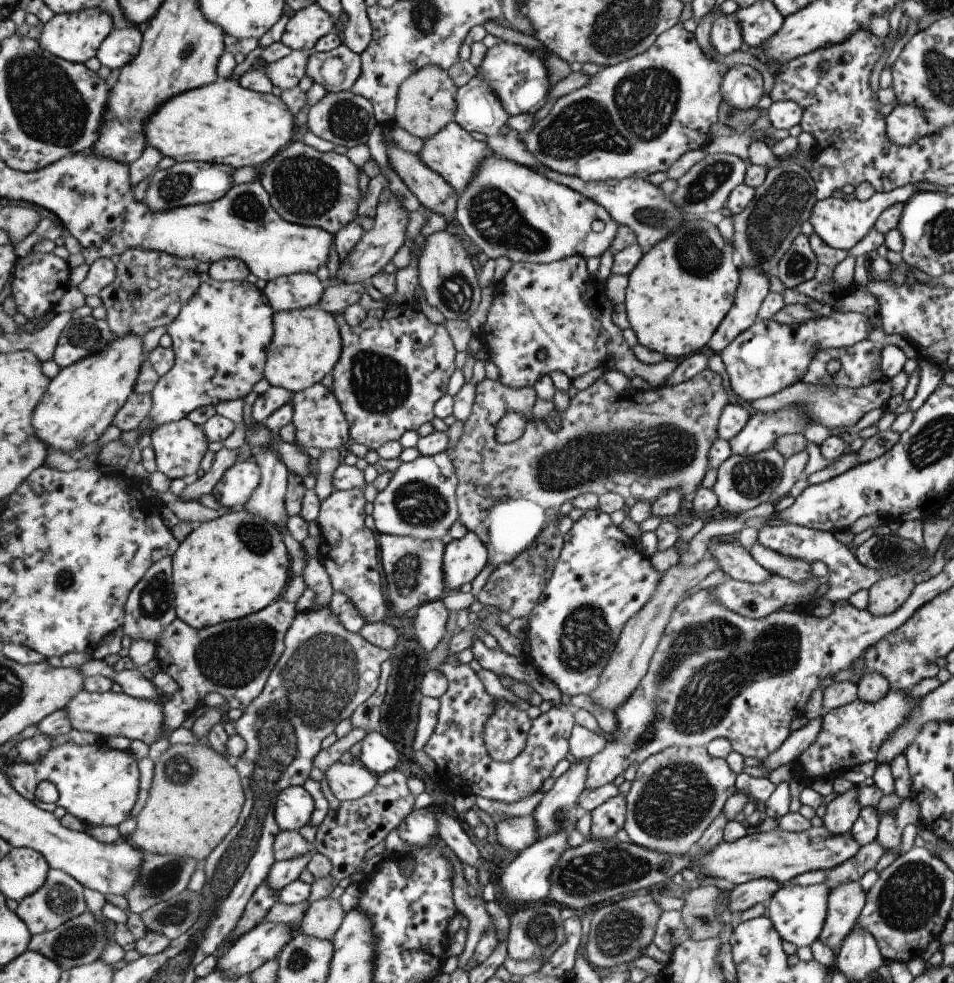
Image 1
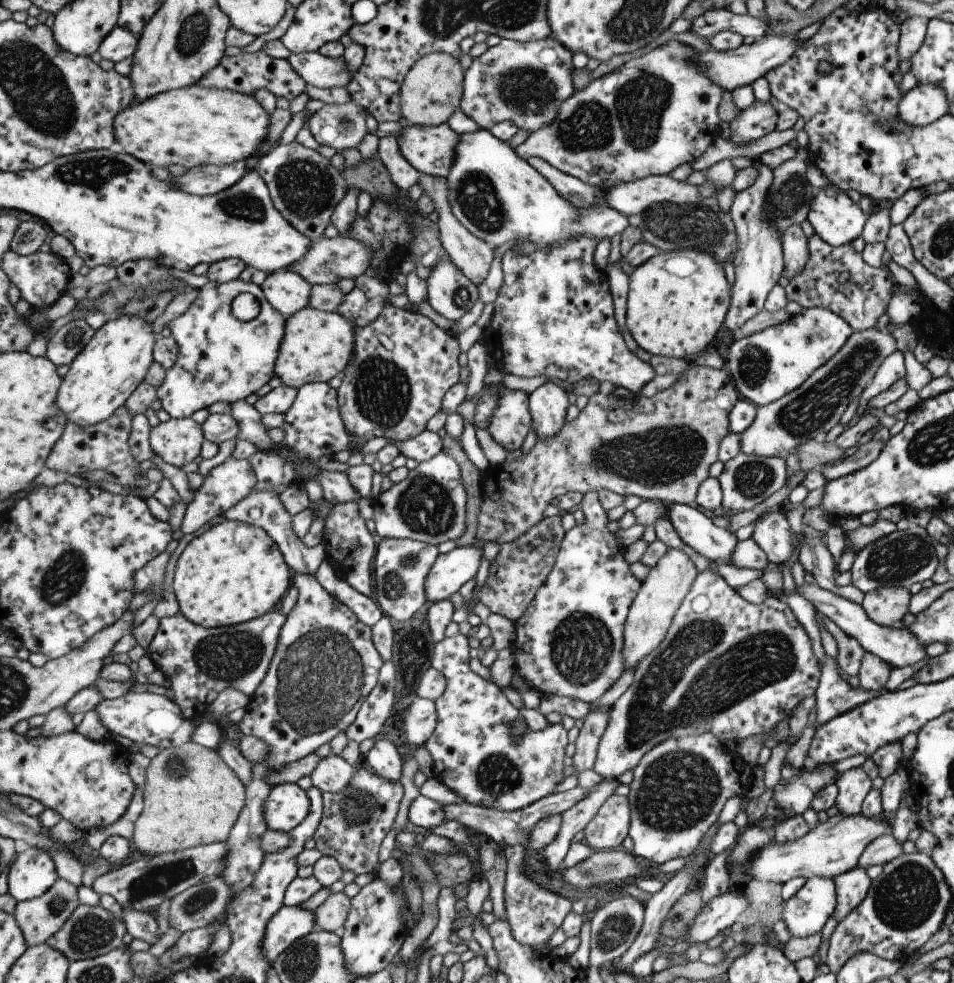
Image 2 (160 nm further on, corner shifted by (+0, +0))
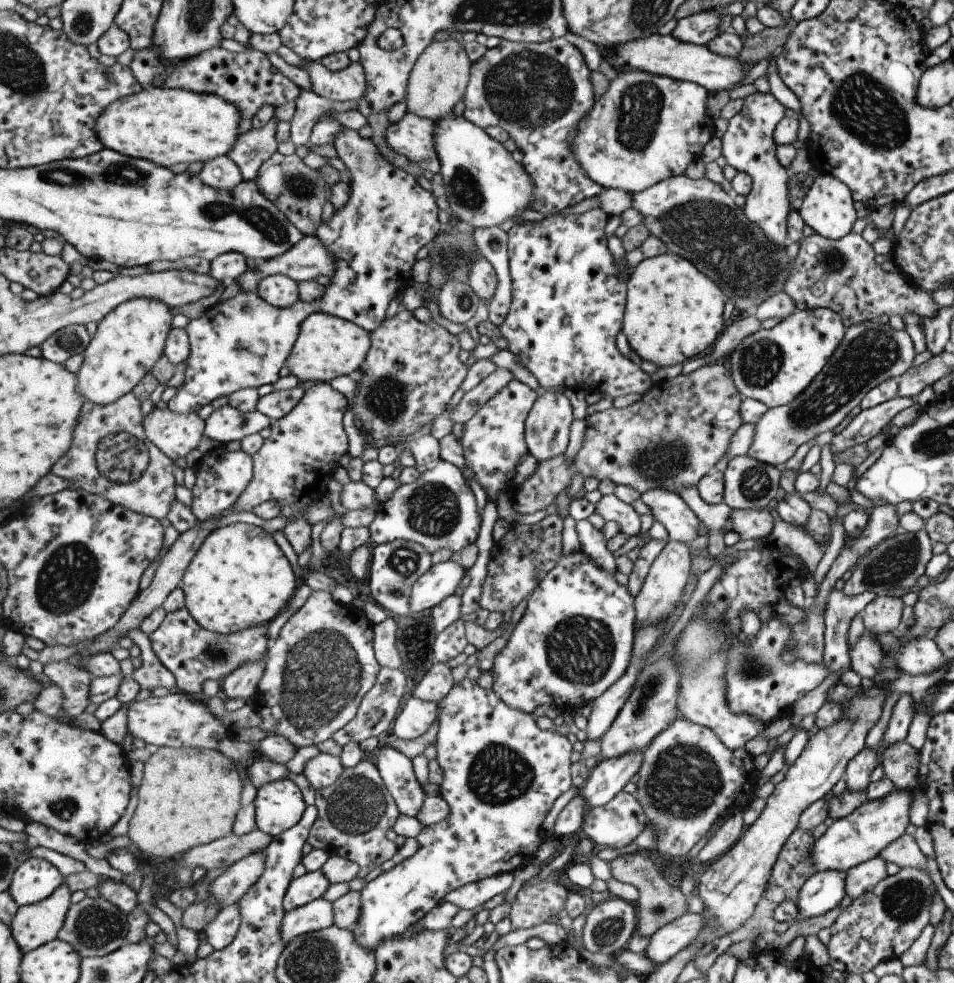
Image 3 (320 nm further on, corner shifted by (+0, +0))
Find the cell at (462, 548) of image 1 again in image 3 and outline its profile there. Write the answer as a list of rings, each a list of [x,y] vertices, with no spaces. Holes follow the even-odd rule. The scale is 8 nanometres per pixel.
[[[451,560],[435,564],[431,571],[423,574],[422,579],[415,584],[411,594],[412,613],[432,611],[438,607],[455,594],[467,574],[467,569]]]

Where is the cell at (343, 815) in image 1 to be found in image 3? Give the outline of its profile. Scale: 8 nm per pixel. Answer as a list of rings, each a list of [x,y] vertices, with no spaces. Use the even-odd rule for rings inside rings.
[[[364,759],[355,768],[345,768],[345,774],[339,776],[335,785],[317,789],[316,806],[319,818],[307,838],[312,850],[325,850],[330,856],[343,856],[369,870],[397,858],[397,844],[393,844],[387,834],[389,830],[393,831],[401,812],[371,760]]]

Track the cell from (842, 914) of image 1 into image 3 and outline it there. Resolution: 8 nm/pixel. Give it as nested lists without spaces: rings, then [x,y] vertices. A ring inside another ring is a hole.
[[[877,856],[849,868],[845,874],[845,895],[853,900],[872,890],[879,880],[887,876],[885,864],[886,862]]]

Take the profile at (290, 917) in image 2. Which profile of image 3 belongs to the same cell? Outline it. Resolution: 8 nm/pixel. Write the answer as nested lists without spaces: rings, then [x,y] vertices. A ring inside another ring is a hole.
[[[323,897],[302,908],[295,908],[295,911],[286,912],[286,916],[283,918],[283,940],[289,944],[295,938],[309,932],[330,928],[335,925],[334,919],[333,903]]]

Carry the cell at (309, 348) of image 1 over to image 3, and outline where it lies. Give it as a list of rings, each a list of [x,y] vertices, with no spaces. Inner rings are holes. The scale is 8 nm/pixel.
[[[313,312],[302,325],[294,352],[286,365],[298,381],[329,383],[339,376],[360,371],[371,351],[371,333],[349,320],[325,312]]]

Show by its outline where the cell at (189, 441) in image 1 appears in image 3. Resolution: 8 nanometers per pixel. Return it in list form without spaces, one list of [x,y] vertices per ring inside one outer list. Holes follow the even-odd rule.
[[[156,408],[144,418],[148,444],[155,444],[171,460],[185,458],[197,450],[206,435],[206,420],[199,414],[179,414],[167,408]]]

